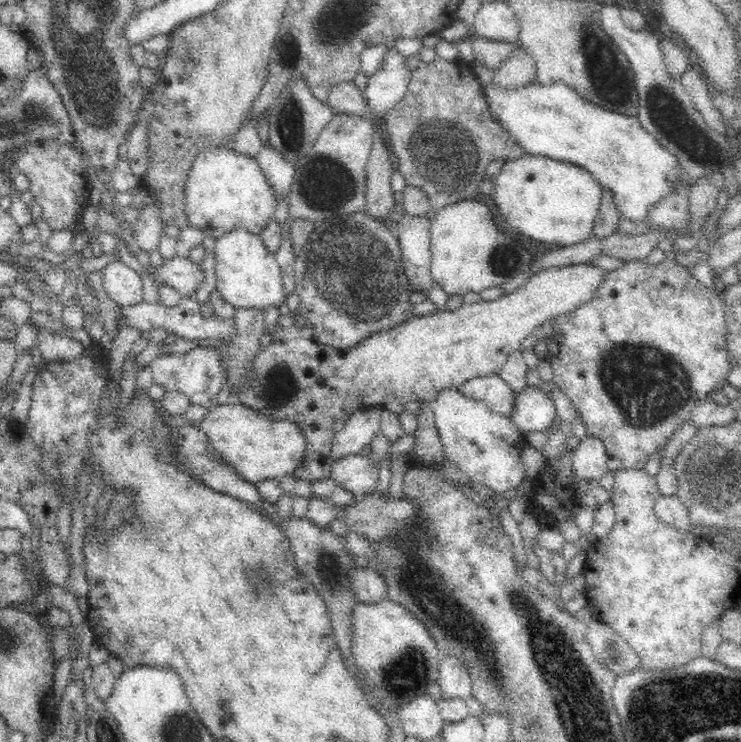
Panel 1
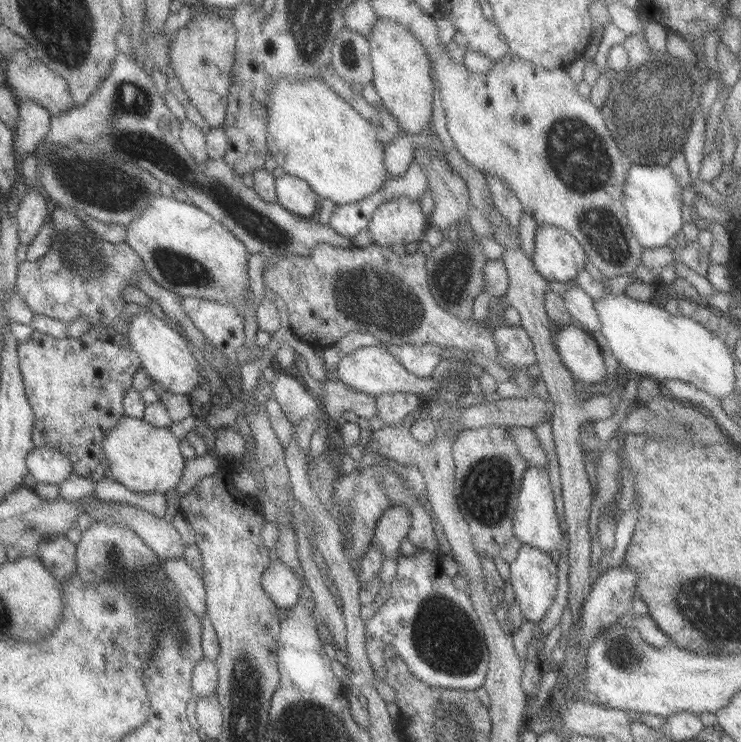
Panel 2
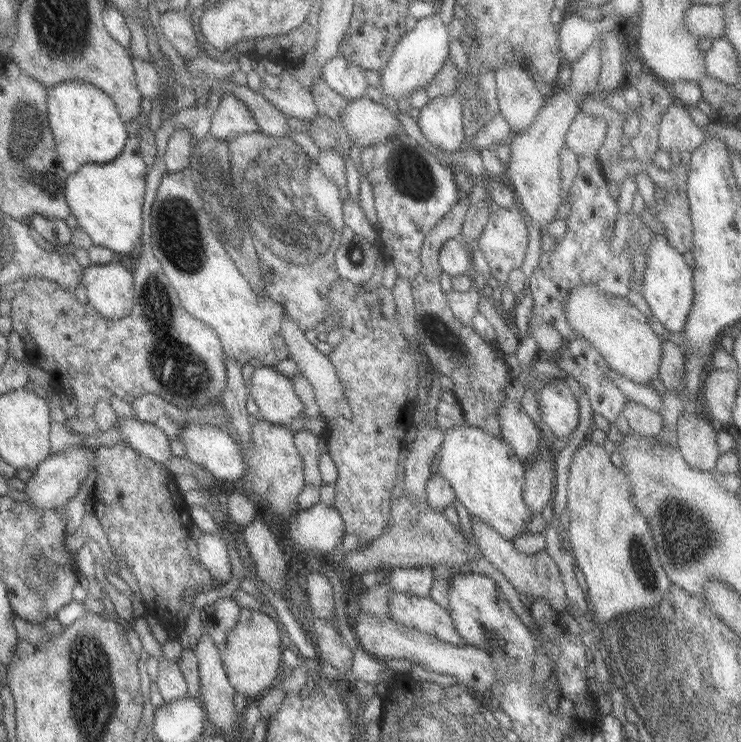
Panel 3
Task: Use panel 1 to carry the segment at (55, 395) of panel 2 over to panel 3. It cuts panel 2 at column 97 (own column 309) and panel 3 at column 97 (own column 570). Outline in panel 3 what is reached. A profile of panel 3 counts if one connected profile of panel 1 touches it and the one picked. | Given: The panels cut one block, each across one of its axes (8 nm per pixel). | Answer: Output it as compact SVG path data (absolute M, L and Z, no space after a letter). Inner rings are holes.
M117 262L105 266L83 268L81 284L87 292L87 302L109 320L125 318L135 306L133 276Z

